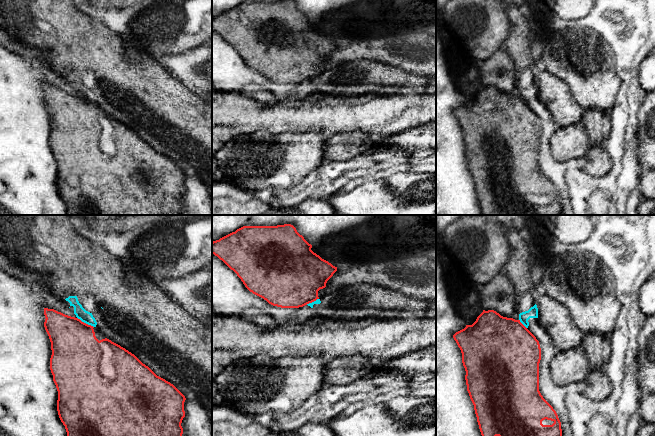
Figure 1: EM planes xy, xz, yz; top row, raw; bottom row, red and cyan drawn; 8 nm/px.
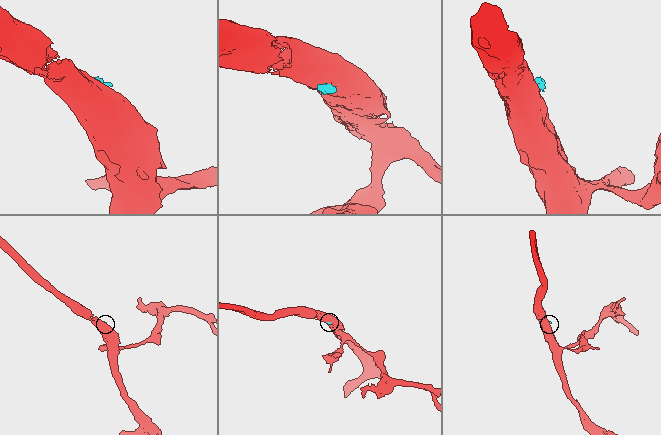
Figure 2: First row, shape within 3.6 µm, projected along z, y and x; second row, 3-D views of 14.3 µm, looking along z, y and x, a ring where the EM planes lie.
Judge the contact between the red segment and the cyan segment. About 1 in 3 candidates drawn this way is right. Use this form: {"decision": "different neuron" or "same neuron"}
{"decision": "different neuron"}

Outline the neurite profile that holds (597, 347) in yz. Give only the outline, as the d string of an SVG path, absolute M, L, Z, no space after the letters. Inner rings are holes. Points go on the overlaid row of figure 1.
M597 332L584 334L582 347L589 360L590 369L603 368L610 360L611 341L608 336Z

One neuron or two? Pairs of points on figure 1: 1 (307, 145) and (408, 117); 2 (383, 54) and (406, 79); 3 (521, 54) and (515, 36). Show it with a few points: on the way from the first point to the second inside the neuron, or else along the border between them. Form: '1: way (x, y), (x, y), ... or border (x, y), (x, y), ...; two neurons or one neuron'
1: border (303, 131), (322, 131), (327, 136); two neurons
2: border (371, 60), (379, 60), (416, 74); two neurons
3: way (519, 50), (517, 40); one neuron

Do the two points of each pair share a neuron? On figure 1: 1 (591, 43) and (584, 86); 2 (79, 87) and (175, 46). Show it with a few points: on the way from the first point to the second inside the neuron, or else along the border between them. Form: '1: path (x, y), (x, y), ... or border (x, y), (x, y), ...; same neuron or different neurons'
1: path (588, 54), (588, 75); same neuron
2: border (154, 58), (143, 54), (137, 60), (128, 61); different neurons

